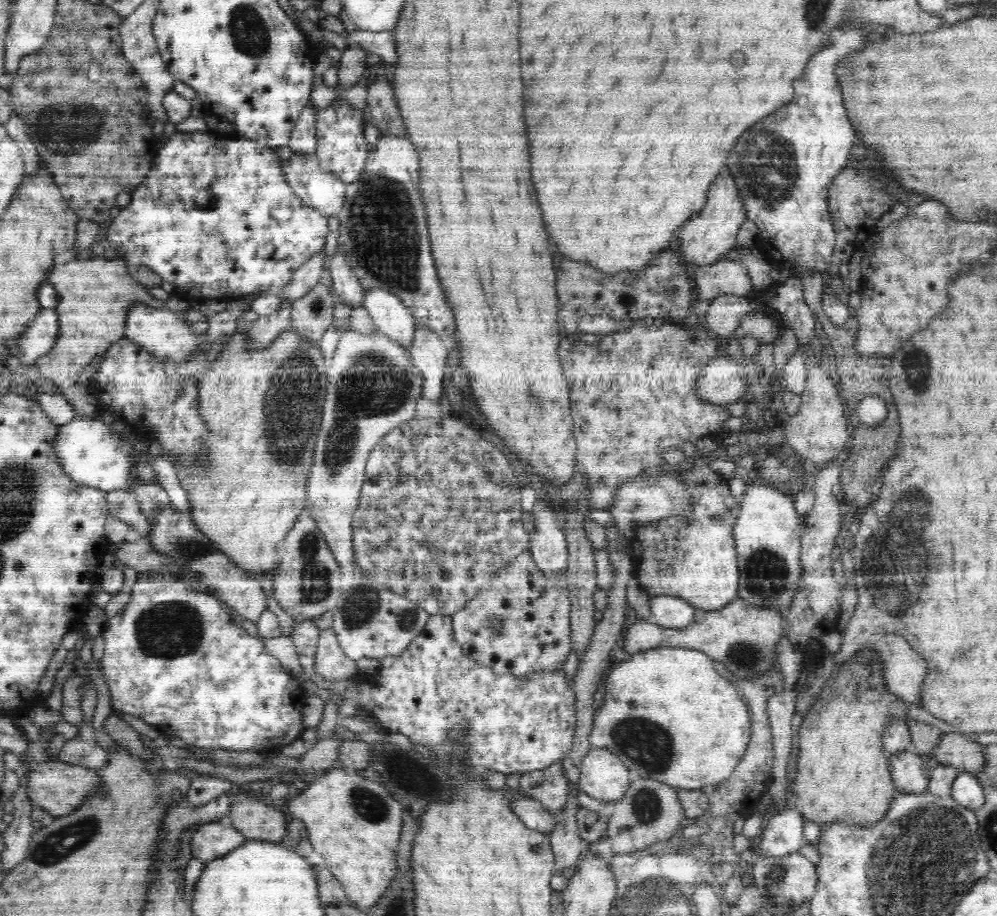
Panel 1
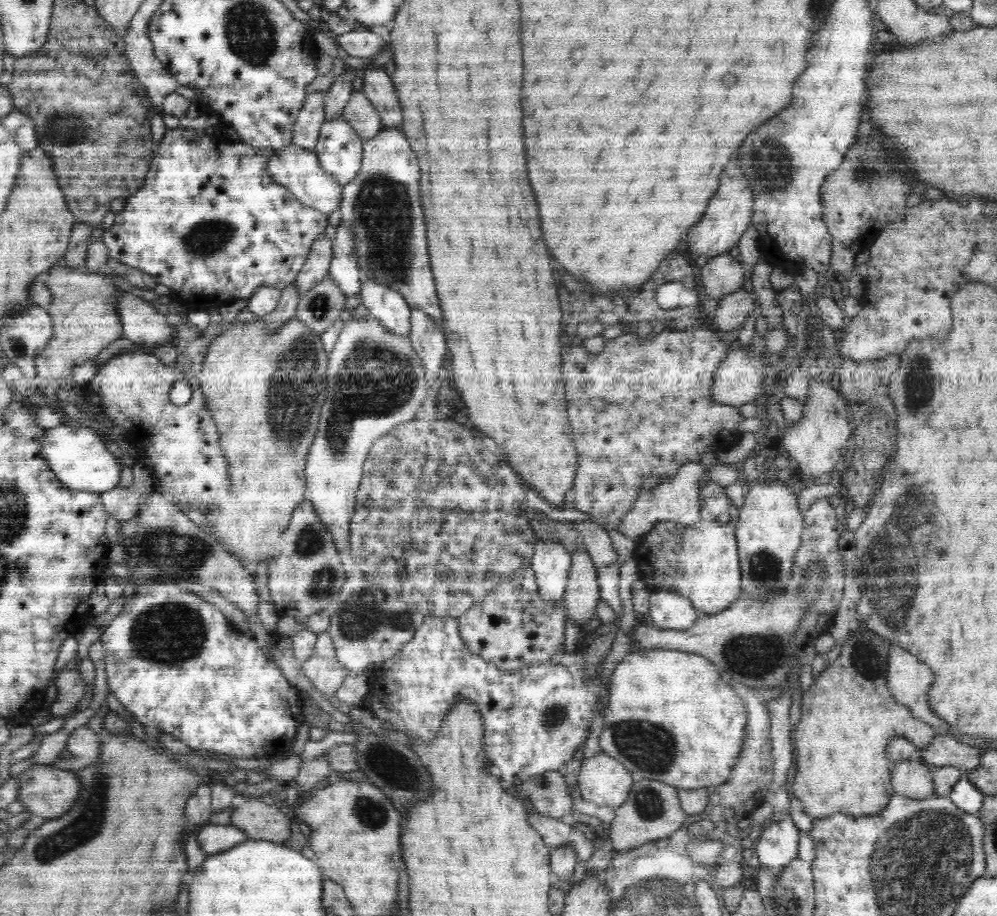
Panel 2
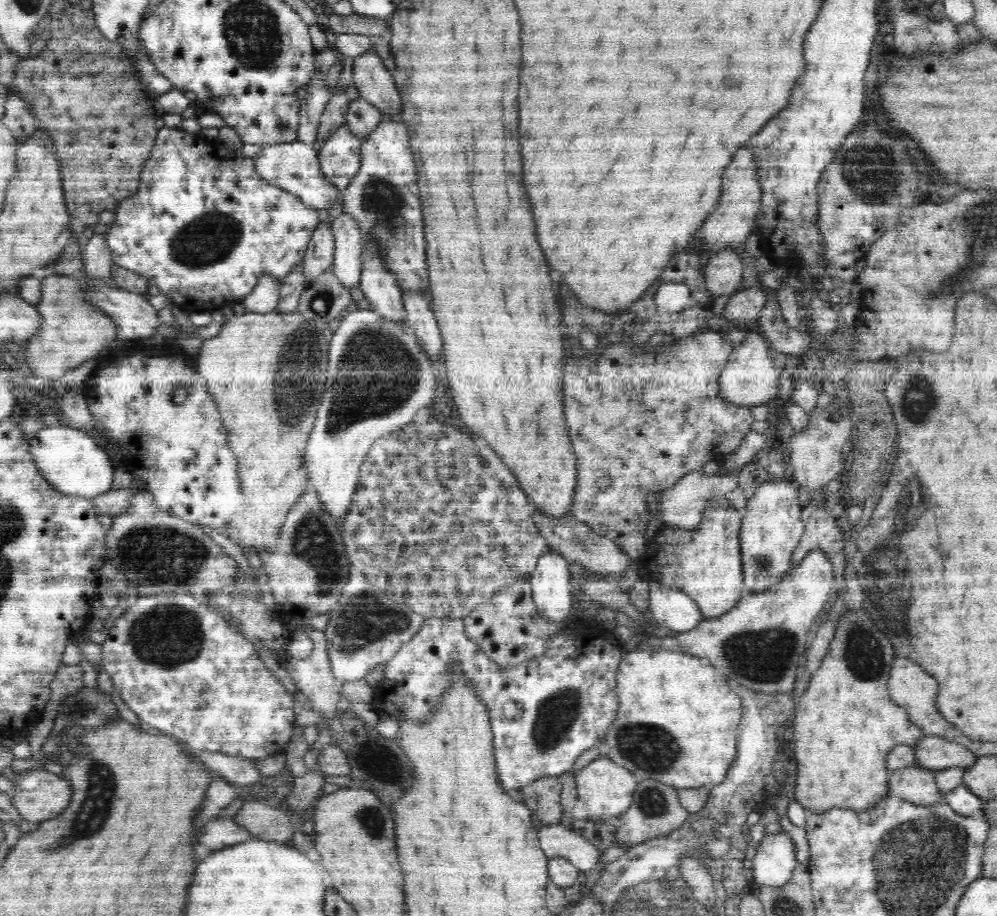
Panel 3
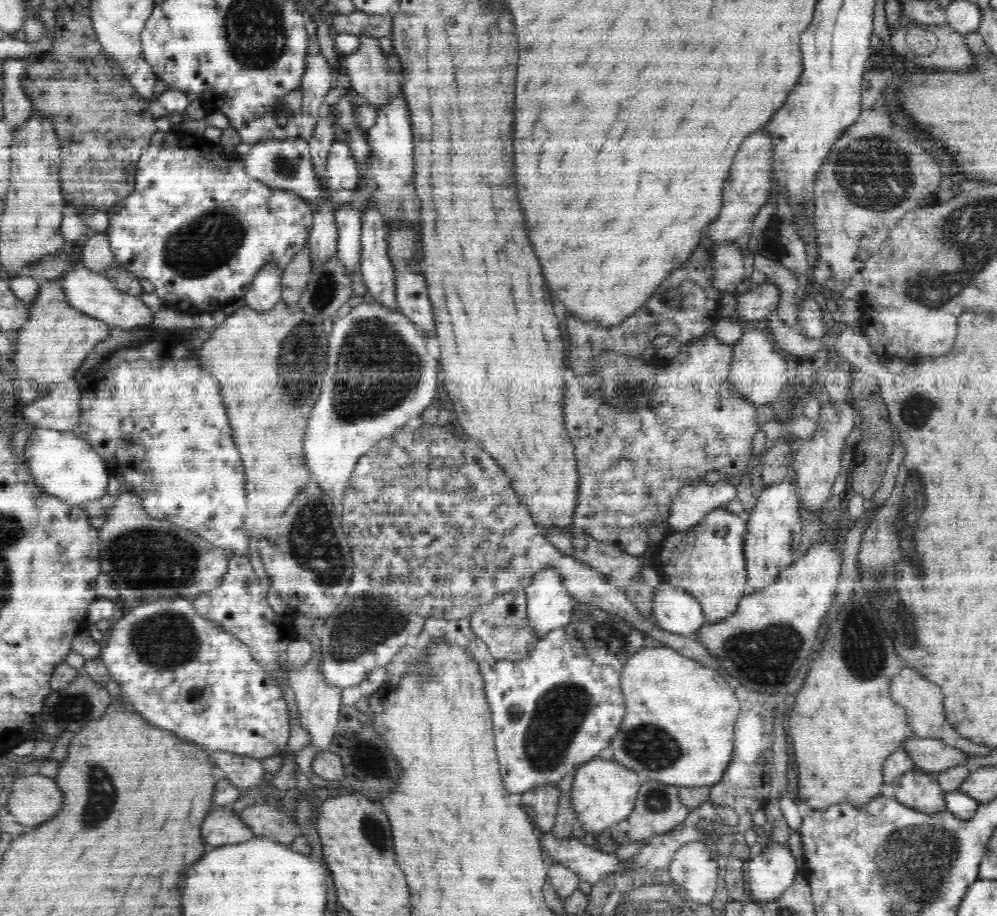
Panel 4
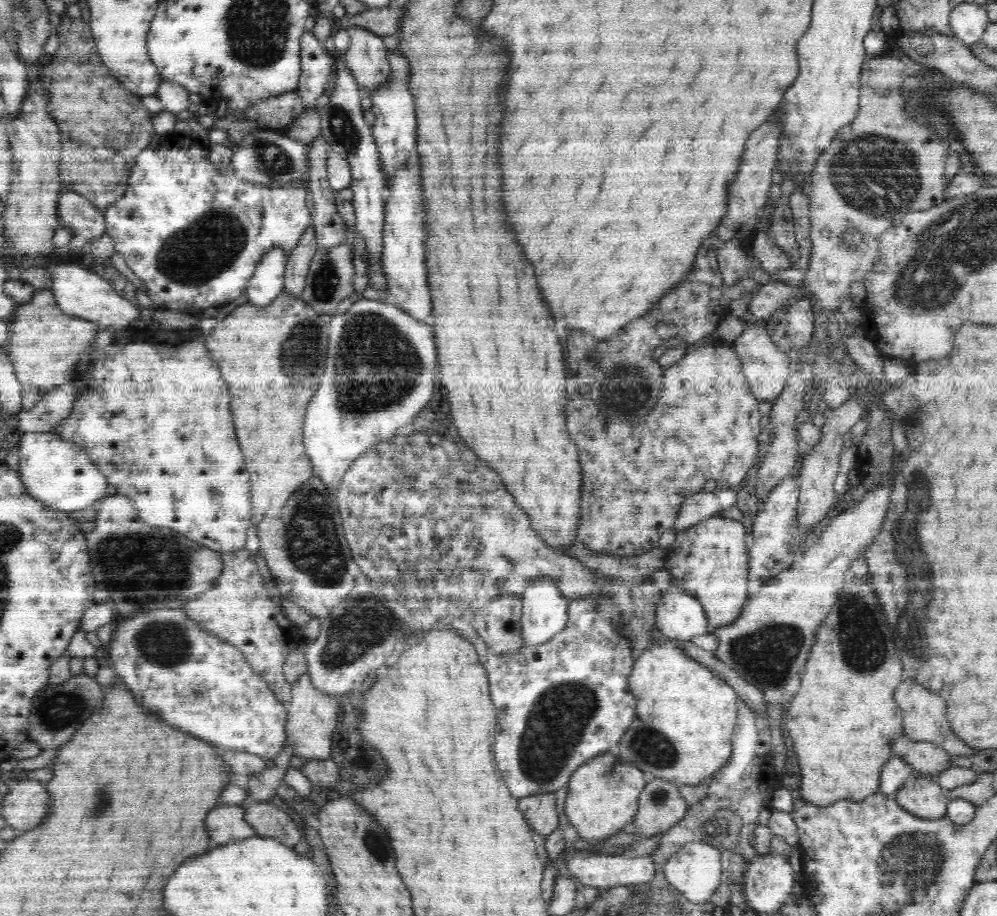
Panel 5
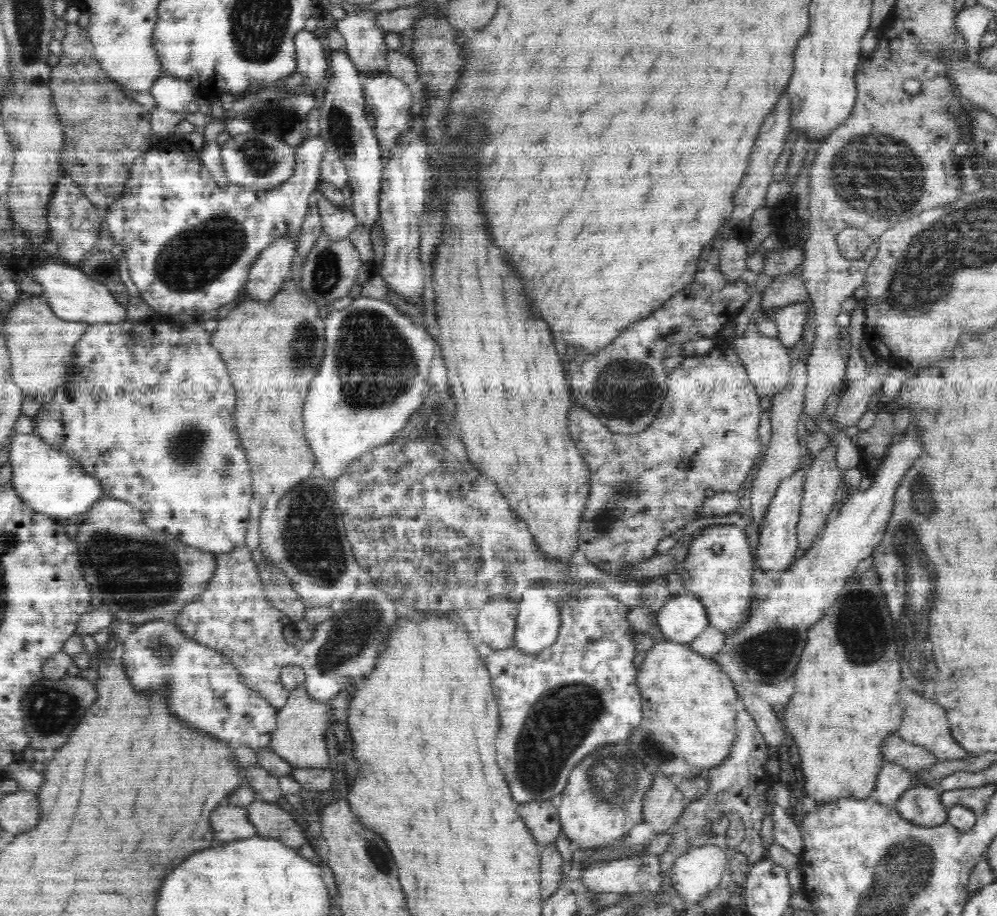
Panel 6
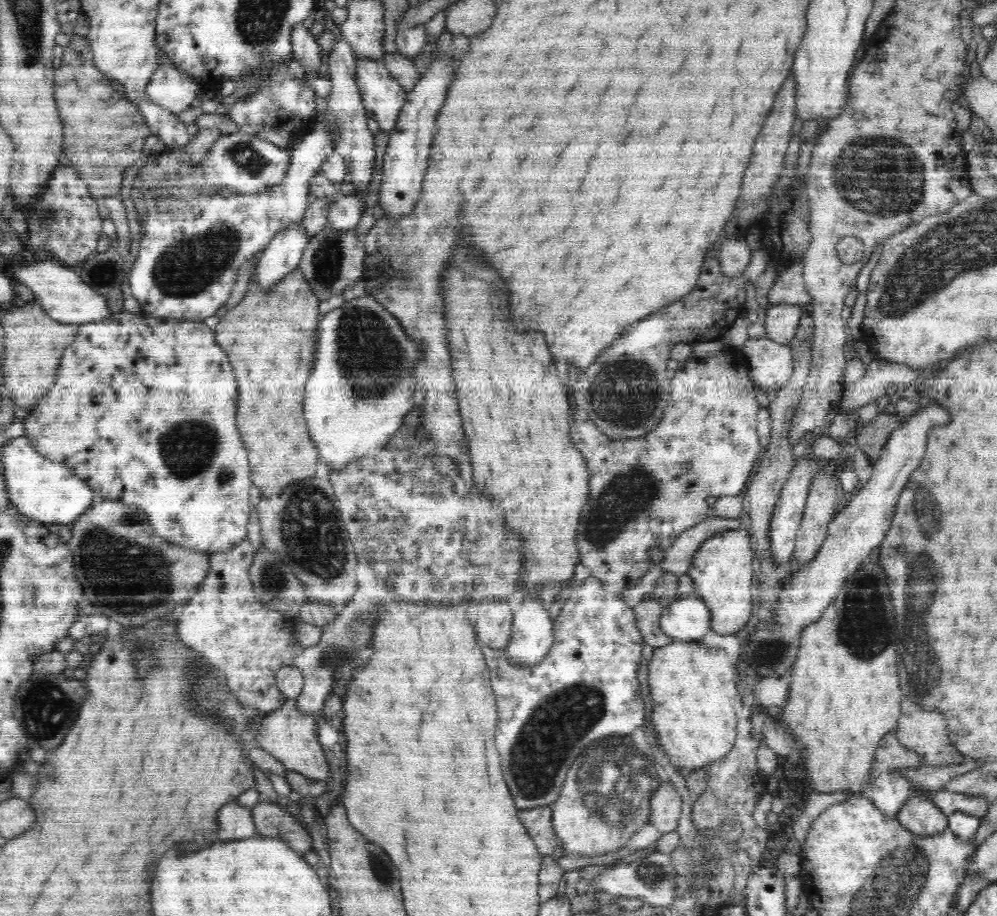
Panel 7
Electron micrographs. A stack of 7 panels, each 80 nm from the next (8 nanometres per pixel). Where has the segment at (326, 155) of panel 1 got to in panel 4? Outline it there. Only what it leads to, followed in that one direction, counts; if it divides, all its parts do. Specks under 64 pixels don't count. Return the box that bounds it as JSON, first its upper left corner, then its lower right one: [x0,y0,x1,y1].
[325,139,360,191]

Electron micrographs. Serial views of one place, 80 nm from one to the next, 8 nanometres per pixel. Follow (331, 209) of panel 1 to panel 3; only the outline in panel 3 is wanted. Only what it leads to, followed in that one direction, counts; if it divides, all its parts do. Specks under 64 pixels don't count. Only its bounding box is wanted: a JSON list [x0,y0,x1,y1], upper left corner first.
[254,140,342,210]

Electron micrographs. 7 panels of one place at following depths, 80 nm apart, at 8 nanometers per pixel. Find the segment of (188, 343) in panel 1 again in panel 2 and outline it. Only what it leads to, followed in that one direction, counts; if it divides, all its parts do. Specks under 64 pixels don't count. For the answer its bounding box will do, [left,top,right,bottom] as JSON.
[118,293,172,348]

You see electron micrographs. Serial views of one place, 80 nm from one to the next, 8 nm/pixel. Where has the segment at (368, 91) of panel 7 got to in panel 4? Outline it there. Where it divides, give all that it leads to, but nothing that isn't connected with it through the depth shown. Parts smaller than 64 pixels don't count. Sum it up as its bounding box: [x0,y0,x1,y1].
[350,94,422,241]

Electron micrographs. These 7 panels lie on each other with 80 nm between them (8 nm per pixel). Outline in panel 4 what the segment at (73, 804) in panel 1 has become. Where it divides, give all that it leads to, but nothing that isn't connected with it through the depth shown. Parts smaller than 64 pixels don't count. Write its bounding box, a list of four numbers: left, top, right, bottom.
[7,775,63,827]

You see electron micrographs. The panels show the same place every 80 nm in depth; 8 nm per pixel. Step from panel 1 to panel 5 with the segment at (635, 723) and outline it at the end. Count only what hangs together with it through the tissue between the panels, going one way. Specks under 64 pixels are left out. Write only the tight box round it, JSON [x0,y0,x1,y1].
[620,643,738,785]

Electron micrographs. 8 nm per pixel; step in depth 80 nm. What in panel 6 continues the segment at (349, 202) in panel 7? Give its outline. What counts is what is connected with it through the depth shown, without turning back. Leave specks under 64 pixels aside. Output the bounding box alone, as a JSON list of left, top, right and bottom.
[316,188,357,241]

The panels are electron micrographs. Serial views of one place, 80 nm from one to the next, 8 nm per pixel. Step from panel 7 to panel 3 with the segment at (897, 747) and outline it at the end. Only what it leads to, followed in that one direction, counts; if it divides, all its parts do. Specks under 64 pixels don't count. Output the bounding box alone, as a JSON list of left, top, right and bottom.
[912,735,978,771]

